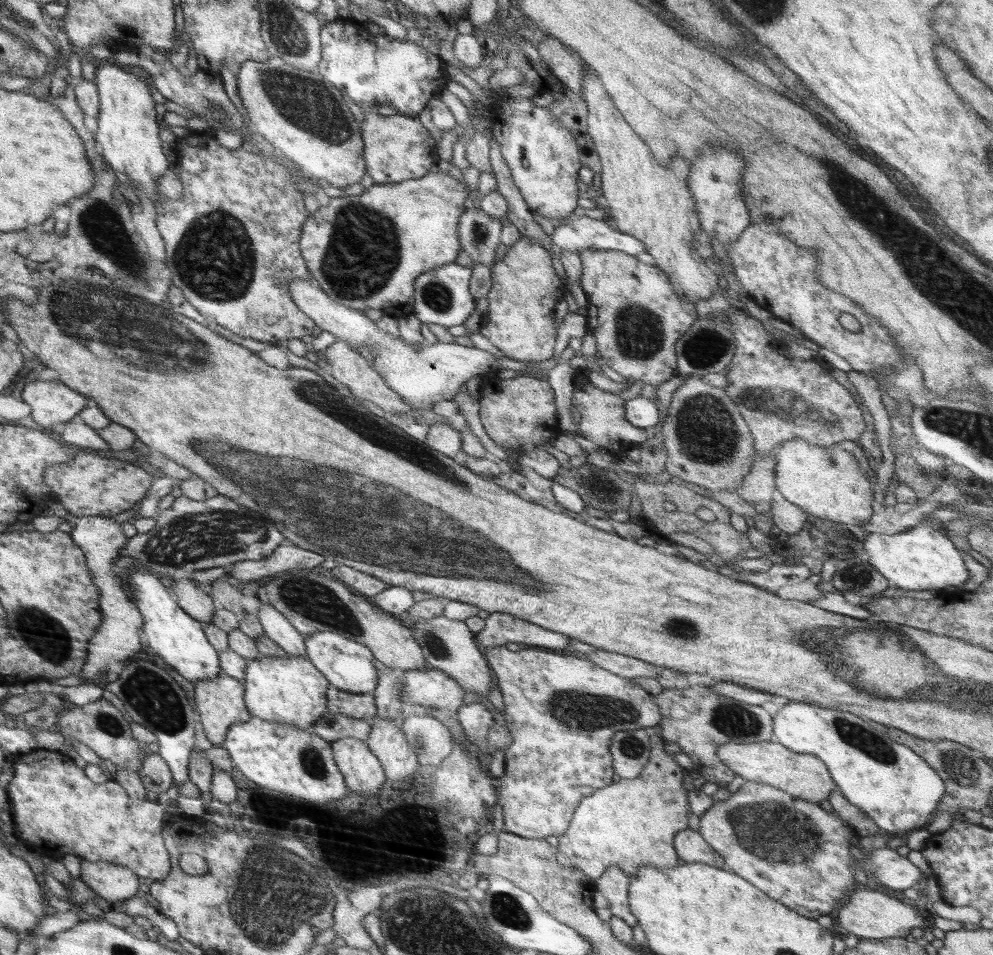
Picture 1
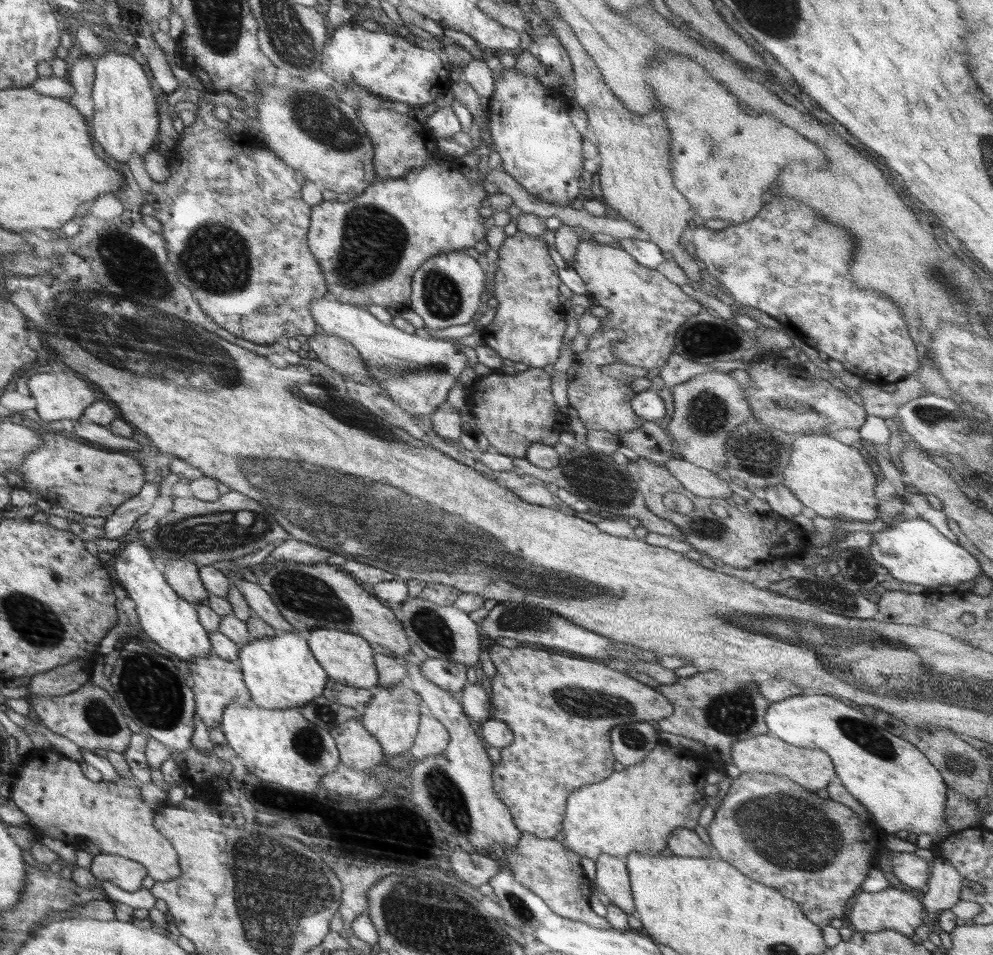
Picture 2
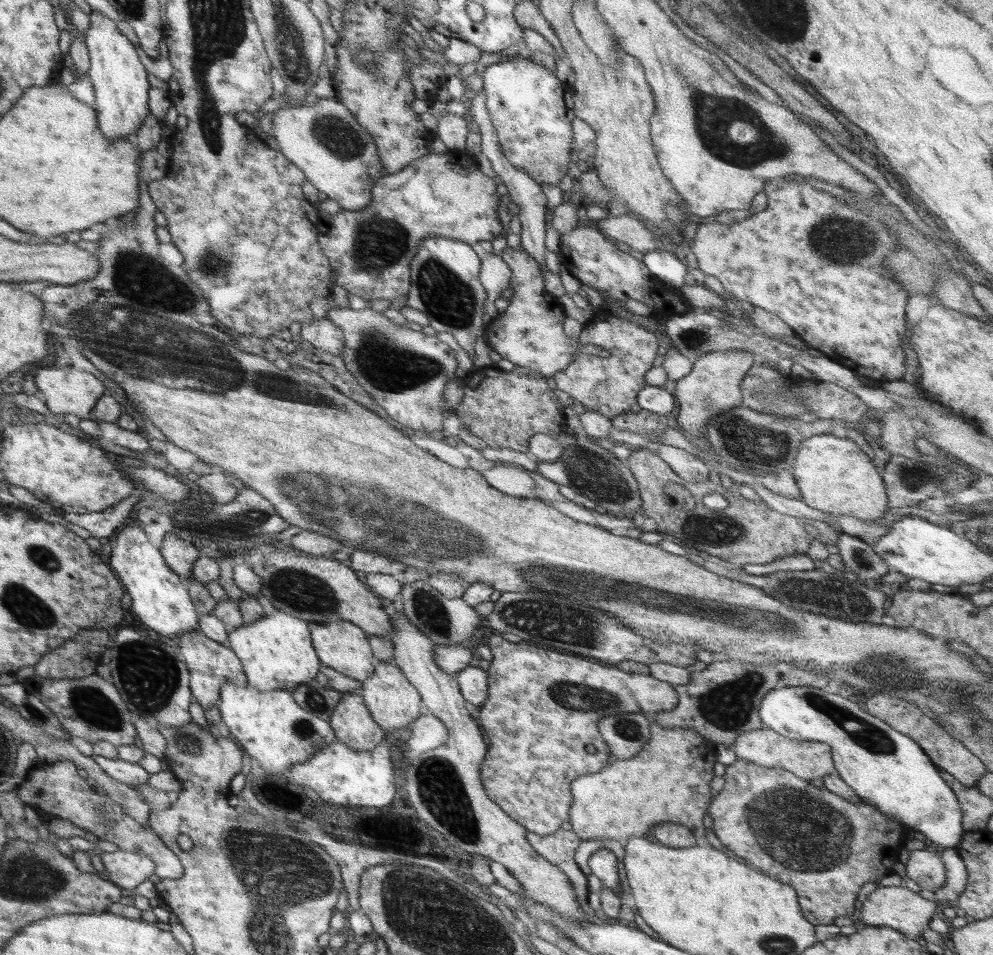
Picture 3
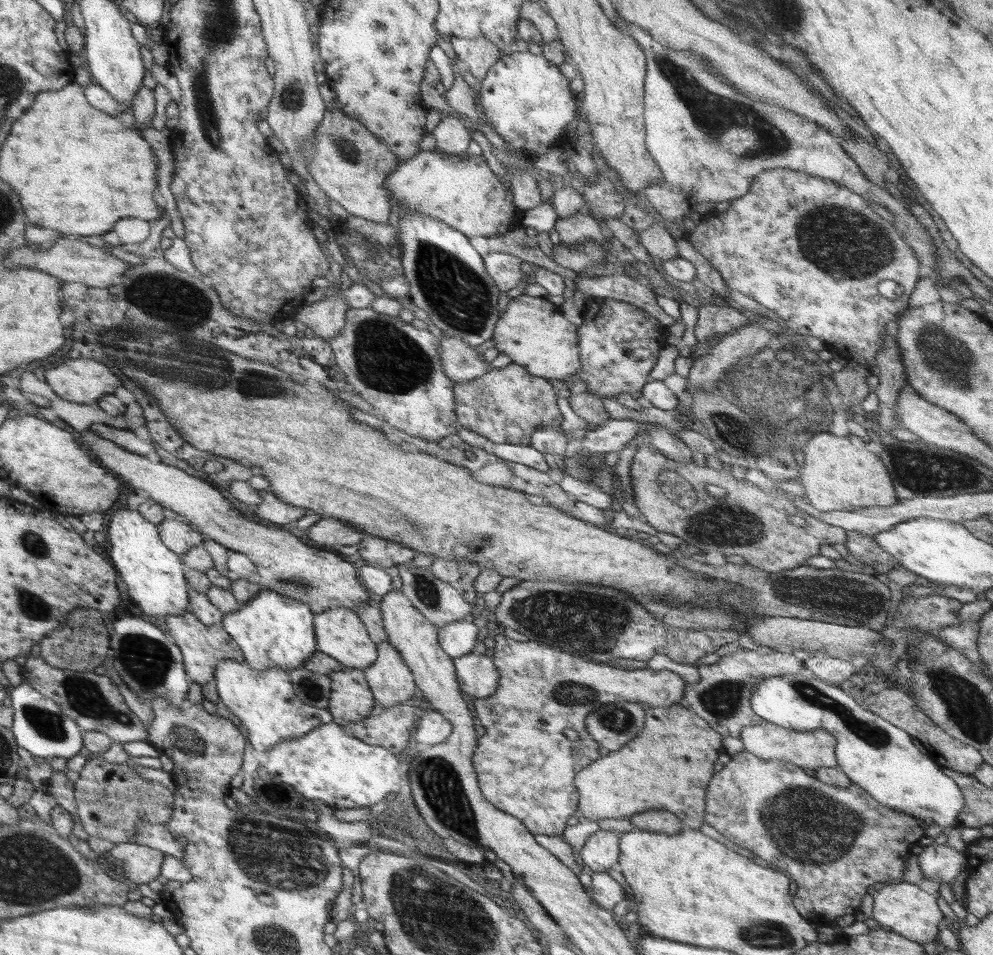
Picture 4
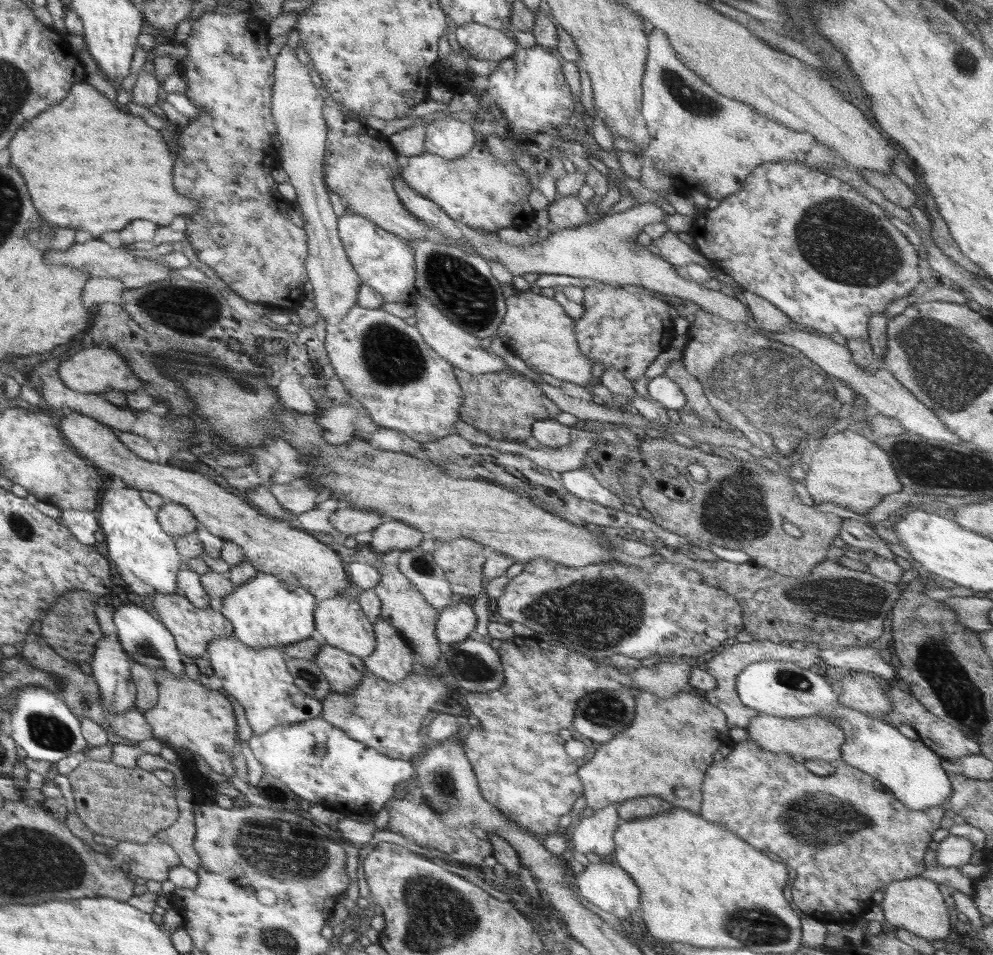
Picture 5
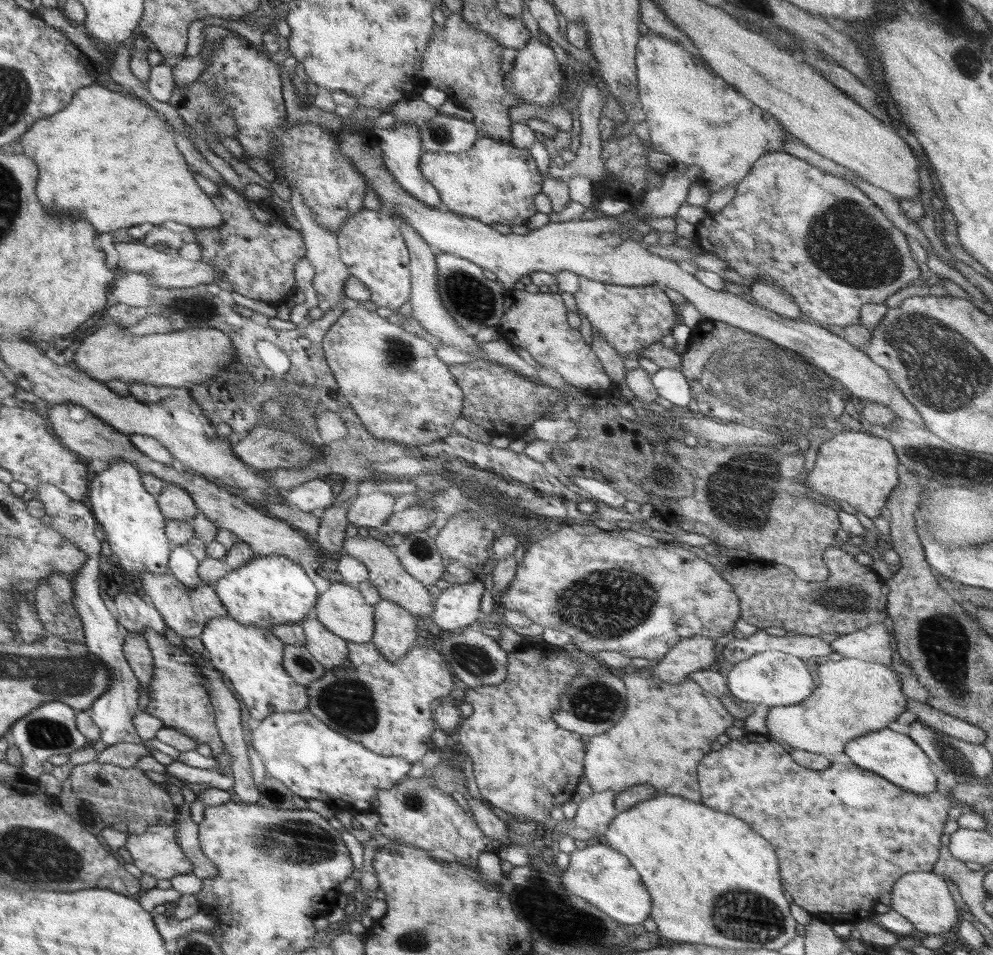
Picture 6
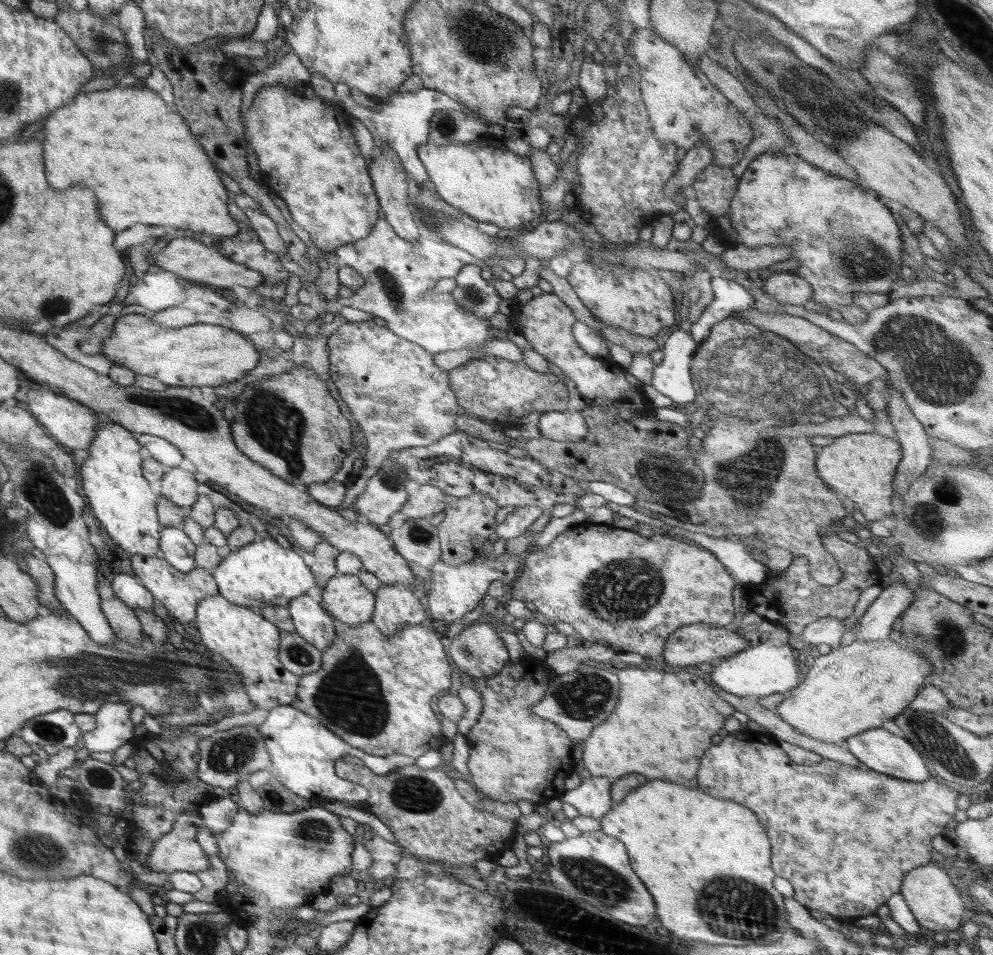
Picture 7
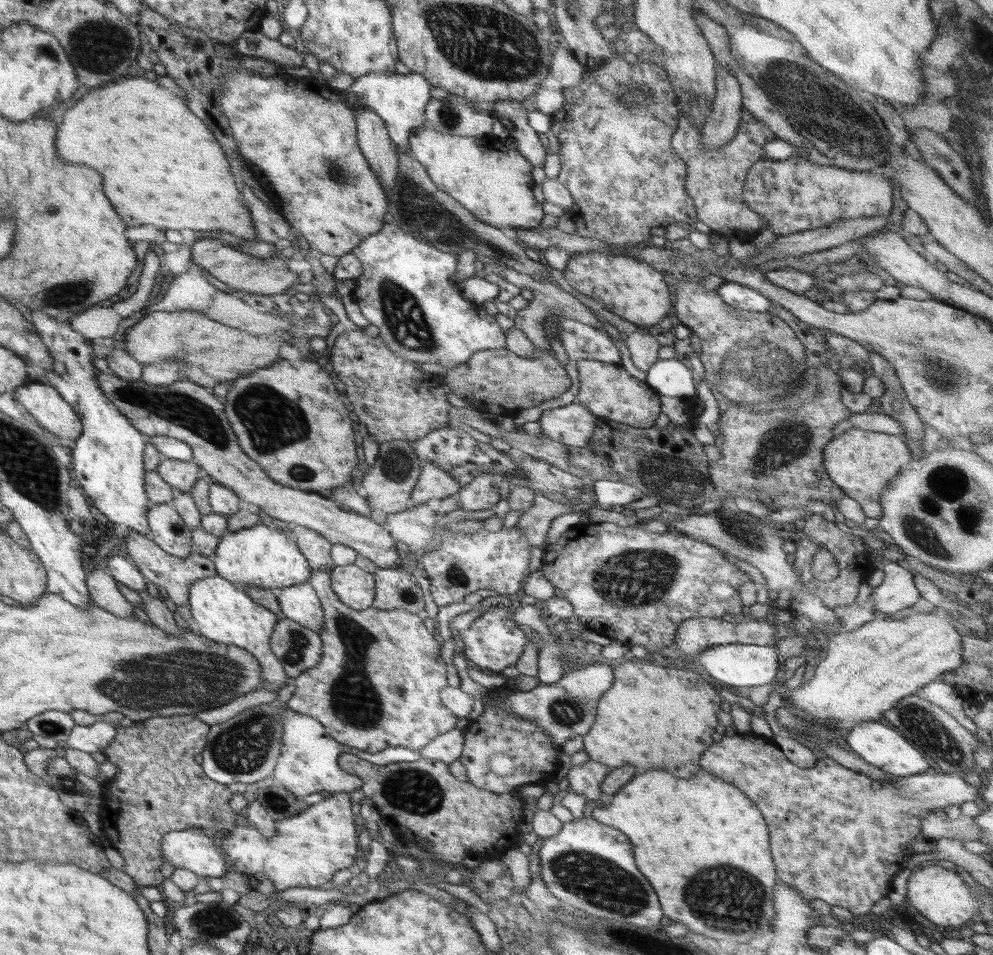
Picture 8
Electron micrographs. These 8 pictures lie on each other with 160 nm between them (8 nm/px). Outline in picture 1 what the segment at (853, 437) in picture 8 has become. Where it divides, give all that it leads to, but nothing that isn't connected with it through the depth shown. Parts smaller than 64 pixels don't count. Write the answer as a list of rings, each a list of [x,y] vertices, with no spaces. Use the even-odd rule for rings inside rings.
[[[802,439],[790,440],[778,446],[775,459],[776,489],[788,502],[792,502],[808,515],[812,514],[836,523],[848,523],[856,526],[867,523],[876,512],[872,484],[860,472],[860,466],[852,452],[846,451],[840,443],[835,443],[832,446],[818,446]]]

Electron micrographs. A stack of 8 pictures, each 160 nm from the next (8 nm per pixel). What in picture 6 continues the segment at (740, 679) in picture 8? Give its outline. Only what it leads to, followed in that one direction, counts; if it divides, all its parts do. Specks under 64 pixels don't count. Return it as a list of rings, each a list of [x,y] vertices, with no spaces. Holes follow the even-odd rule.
[[[768,650],[759,652],[738,664],[726,674],[727,687],[732,695],[743,702],[766,704],[766,706],[790,706],[806,700],[817,687],[812,663],[797,656]]]

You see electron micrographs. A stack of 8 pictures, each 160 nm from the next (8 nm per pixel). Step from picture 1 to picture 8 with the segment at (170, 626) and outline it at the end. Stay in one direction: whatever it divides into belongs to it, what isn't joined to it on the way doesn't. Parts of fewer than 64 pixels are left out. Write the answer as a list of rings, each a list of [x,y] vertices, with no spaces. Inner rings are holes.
[[[31,310],[32,320],[40,340],[54,358],[57,369],[46,371],[45,381],[72,405],[83,423],[83,434],[71,449],[73,476],[80,483],[93,505],[114,524],[124,524],[129,530],[148,535],[149,524],[146,480],[142,468],[142,450],[148,436],[130,423],[120,410],[104,396],[96,382],[98,370],[92,366],[92,348],[81,334],[70,330],[68,320],[59,320],[40,310]]]

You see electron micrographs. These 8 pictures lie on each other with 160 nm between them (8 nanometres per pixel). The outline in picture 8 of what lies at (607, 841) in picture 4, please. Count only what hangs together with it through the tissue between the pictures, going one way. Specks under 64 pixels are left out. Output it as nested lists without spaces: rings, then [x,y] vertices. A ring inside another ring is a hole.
[[[589,760],[584,765],[571,767],[566,778],[574,792],[579,792],[585,796],[586,800],[594,800],[596,804],[600,805],[601,784],[610,771],[609,766]]]

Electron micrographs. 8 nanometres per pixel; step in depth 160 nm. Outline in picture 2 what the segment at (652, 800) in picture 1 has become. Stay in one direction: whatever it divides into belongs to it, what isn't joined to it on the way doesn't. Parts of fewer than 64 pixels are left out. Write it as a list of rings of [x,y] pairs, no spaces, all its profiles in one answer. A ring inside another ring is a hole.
[[[657,745],[653,754],[648,754],[642,762],[625,767],[620,772],[613,771],[606,780],[598,784],[589,784],[575,790],[568,797],[564,821],[562,821],[564,846],[568,851],[593,862],[604,853],[614,857],[627,857],[630,853],[660,855],[674,830],[686,828],[694,831],[696,829],[699,825],[700,812],[709,804],[710,797],[704,793],[708,771],[696,763],[701,758],[707,760],[706,757],[691,749],[678,747],[678,753],[665,753],[662,752],[662,746]]]

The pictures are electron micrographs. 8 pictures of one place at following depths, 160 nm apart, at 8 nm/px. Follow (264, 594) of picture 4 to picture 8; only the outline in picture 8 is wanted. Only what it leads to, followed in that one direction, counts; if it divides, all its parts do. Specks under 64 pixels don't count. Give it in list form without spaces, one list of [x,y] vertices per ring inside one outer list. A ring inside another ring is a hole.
[[[266,525],[251,526],[234,532],[227,531],[211,556],[215,571],[238,588],[286,588],[307,582],[310,576],[307,558],[300,554],[297,544],[292,544],[282,530]]]

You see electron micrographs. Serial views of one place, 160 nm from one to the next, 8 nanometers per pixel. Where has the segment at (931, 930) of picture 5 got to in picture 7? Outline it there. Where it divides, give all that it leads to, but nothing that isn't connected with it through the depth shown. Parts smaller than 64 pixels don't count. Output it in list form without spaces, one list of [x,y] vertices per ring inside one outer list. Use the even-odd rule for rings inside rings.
[[[933,861],[908,872],[901,882],[899,892],[902,893],[902,898],[913,912],[918,924],[930,928],[930,930],[941,933],[954,930],[965,918],[961,894],[951,882],[950,876]]]

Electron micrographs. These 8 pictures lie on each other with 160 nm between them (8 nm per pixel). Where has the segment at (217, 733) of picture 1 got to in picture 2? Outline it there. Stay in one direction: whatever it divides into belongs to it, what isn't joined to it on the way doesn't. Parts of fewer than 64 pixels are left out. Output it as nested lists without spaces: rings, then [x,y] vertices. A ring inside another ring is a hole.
[[[211,653],[209,656],[195,656],[189,662],[195,689],[197,712],[201,721],[210,729],[221,726],[225,708],[235,702],[247,704],[251,700],[250,690],[243,680],[242,667],[238,663],[224,660]]]

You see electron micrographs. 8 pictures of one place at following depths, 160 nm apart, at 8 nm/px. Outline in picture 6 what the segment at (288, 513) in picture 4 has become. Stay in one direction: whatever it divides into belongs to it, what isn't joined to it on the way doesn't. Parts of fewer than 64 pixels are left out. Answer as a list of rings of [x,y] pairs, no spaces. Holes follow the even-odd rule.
[[[326,479],[312,480],[287,489],[283,497],[291,506],[304,512],[324,510],[332,506],[336,498],[332,493],[331,485],[332,482]]]

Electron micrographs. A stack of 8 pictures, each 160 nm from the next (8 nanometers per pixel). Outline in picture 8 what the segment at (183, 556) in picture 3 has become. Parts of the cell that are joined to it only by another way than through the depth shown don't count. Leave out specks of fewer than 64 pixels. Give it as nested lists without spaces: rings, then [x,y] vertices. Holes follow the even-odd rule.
[[[175,458],[164,459],[156,469],[156,473],[162,477],[174,491],[190,491],[197,479],[201,477],[199,466],[195,461],[176,460]]]

